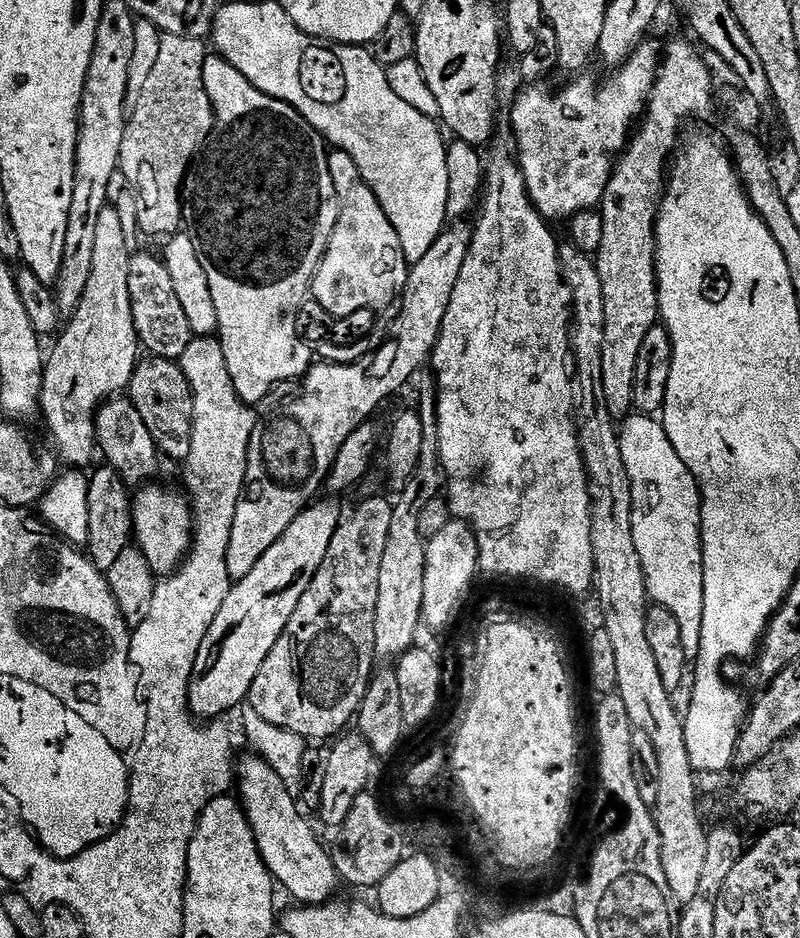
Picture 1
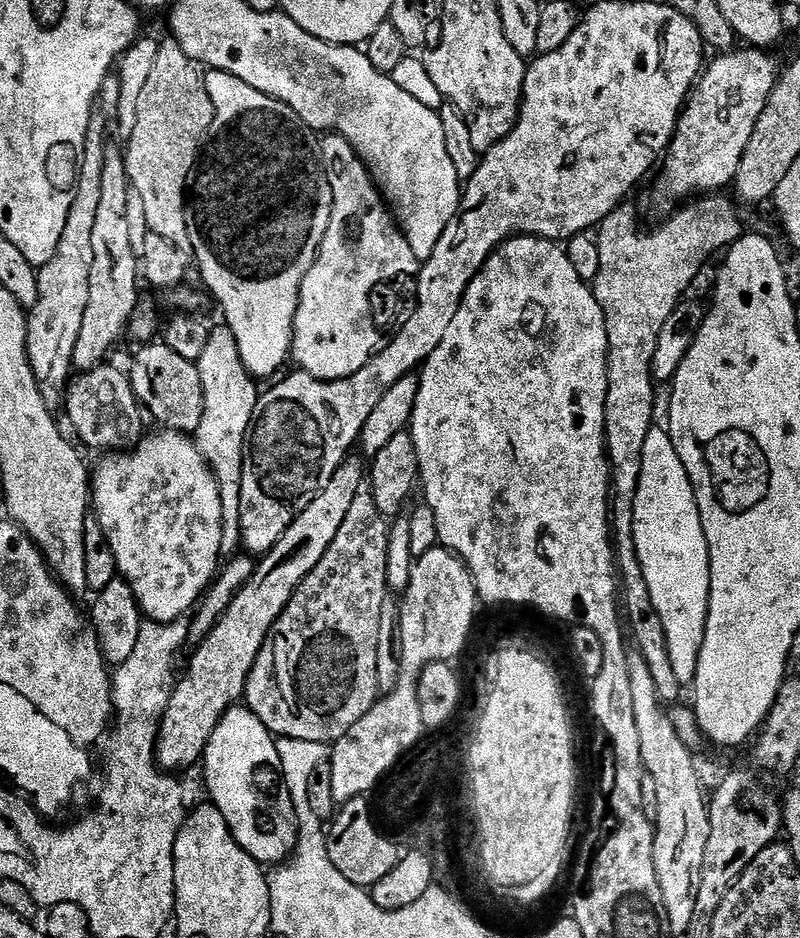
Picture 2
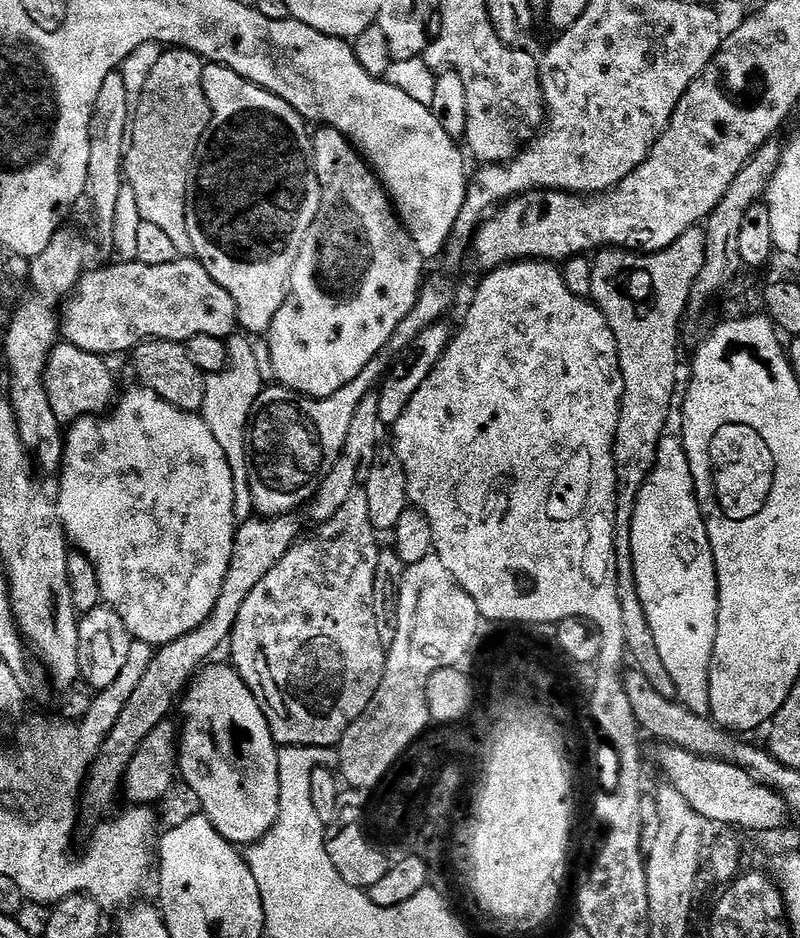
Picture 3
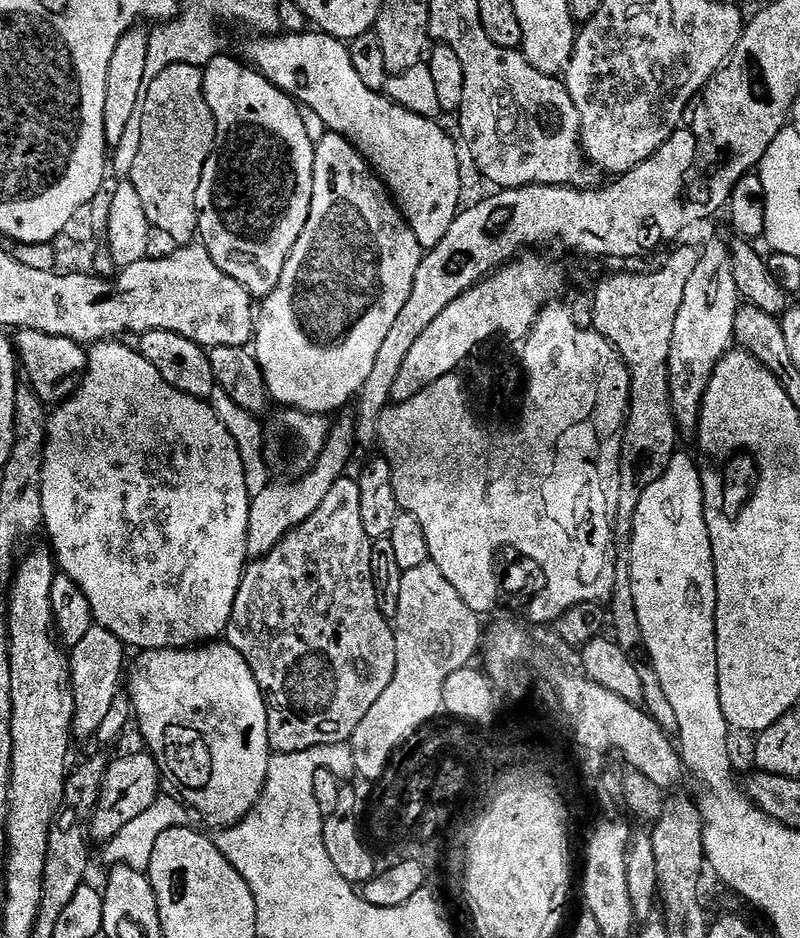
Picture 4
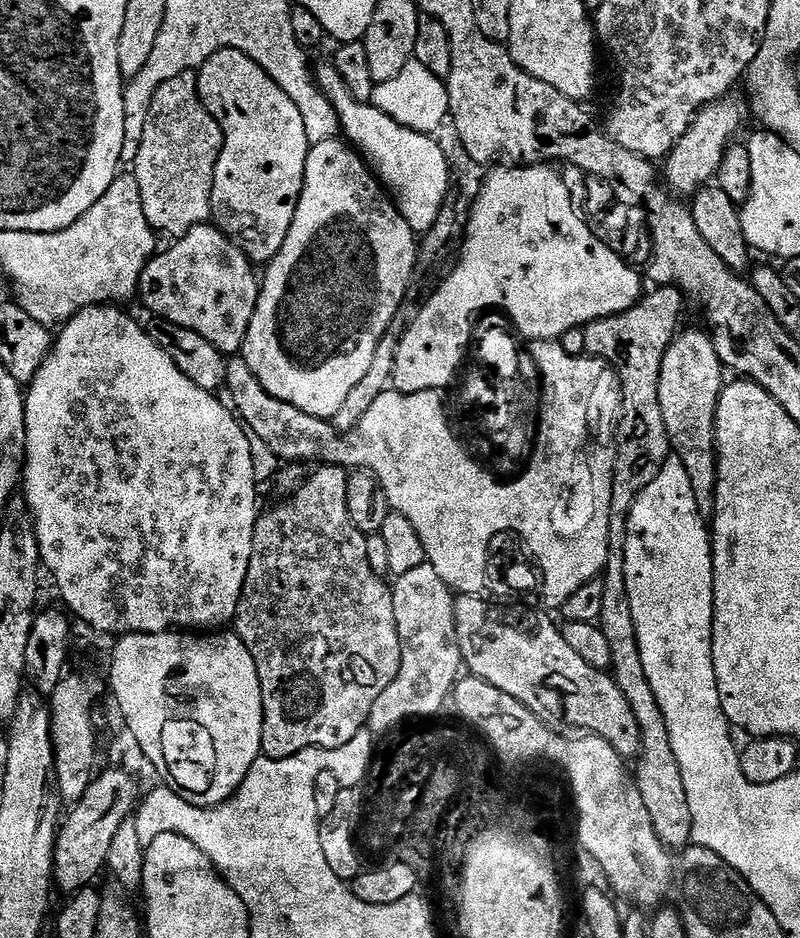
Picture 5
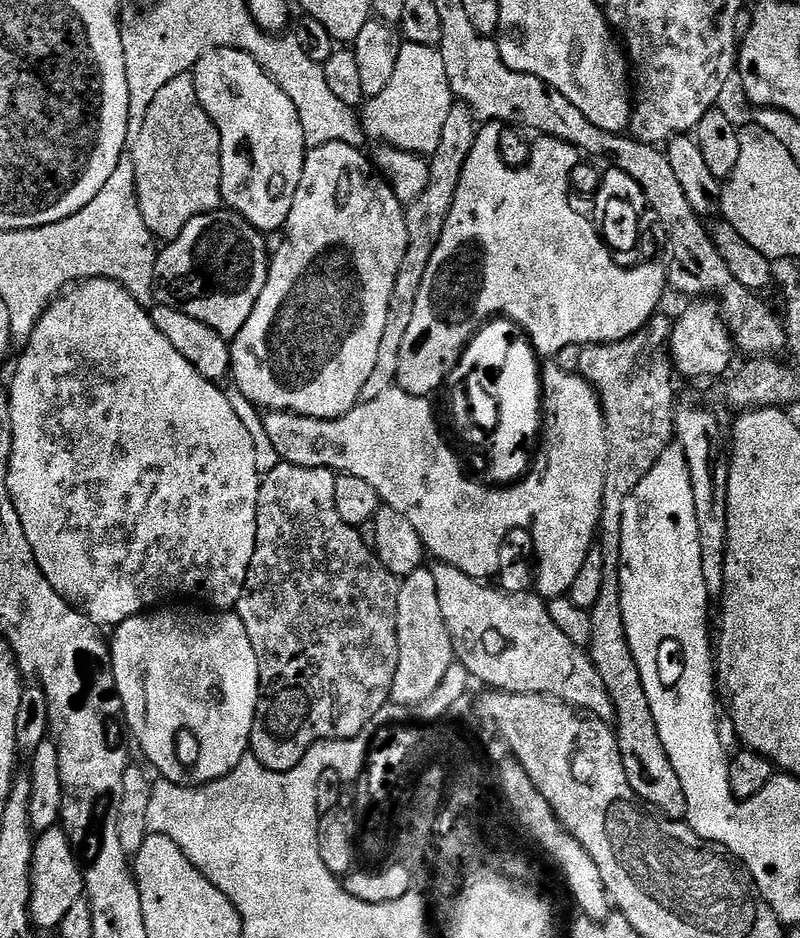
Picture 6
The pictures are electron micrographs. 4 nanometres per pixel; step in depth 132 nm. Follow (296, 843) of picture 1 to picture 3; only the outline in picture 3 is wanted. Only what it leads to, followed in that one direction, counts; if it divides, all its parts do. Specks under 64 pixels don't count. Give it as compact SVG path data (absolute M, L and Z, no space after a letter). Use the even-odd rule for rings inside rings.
M216 663L201 668L183 693L184 728L182 724L178 732L178 772L192 787L200 803L199 811L212 823L214 830L231 844L247 846L257 844L278 818L278 745L268 725L269 713L253 685L244 681L231 663Z

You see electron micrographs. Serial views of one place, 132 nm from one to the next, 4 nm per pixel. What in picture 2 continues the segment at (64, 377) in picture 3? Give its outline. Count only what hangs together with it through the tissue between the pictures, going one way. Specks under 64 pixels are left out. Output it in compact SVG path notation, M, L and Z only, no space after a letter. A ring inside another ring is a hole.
M105 362L97 368L91 368L89 372L79 373L69 383L66 393L68 420L76 431L75 439L85 449L101 448L101 453L104 454L115 454L135 448L146 432L146 416L140 401L136 399L131 379L110 365L111 363Z

